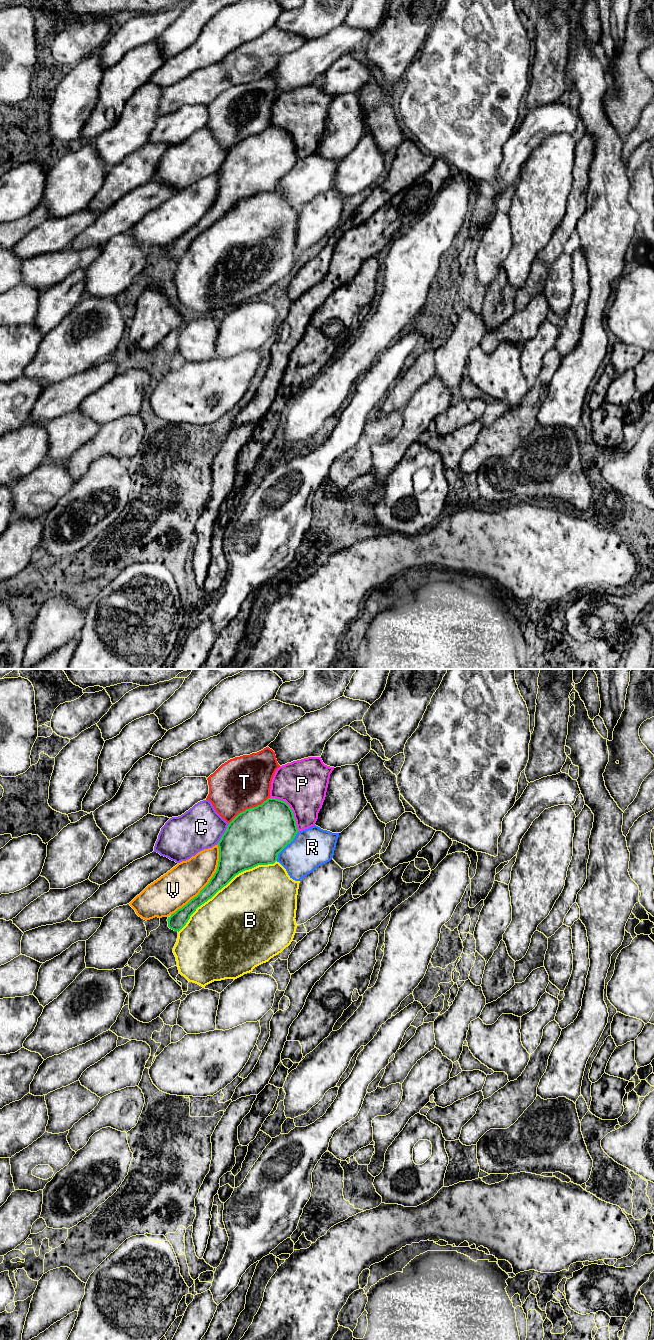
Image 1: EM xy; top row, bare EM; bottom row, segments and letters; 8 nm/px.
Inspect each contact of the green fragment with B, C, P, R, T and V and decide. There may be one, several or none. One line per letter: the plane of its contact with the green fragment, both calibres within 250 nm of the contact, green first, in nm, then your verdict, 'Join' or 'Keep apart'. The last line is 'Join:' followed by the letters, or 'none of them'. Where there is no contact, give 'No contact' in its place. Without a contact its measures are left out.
B: Touches green in xy. Thickness 280 nm (green) against 480 nm. Keep apart
C: Touches green in xy. Thickness 460 nm (green) against 360 nm. Keep apart
P: Touches green in xy. Thickness 400 nm (green) against 400 nm. Keep apart
R: Touches green in xy. Thickness 460 nm (green) against 320 nm. Keep apart
T: Touches green in xy. Thickness 460 nm (green) against 420 nm. Keep apart
V: Touches green in xy. Thickness 220 nm (green) against 300 nm. Keep apart
Join: none of them

